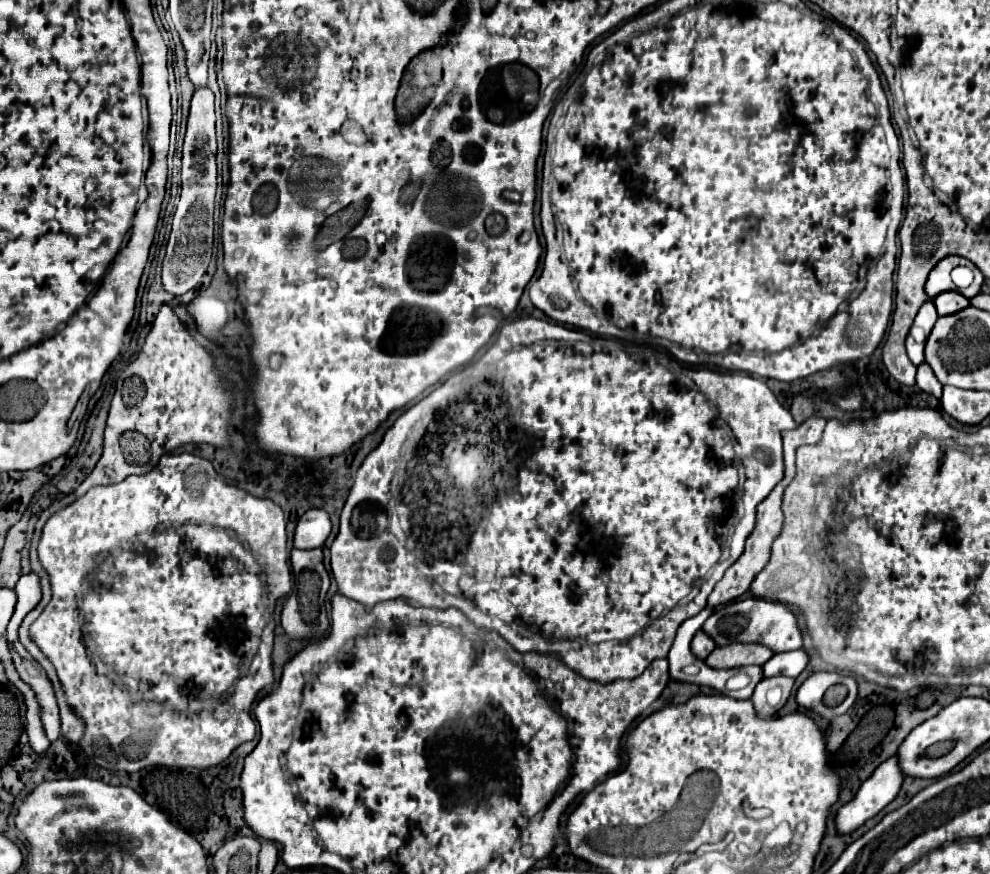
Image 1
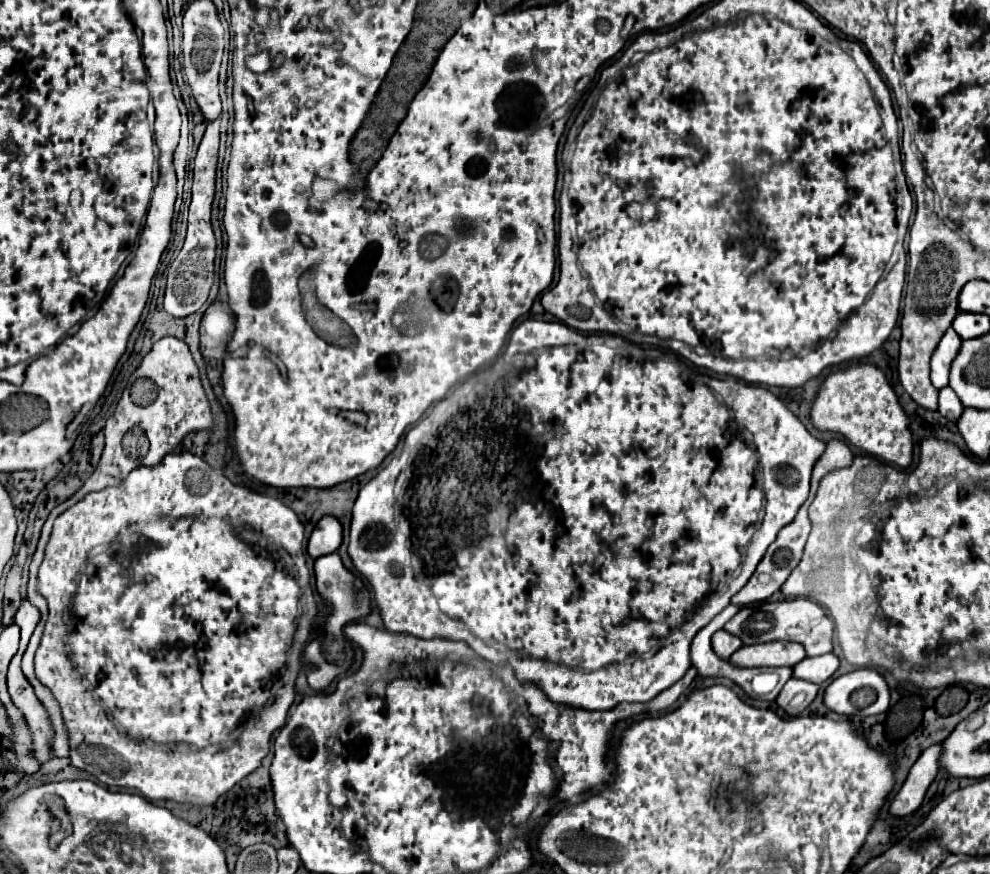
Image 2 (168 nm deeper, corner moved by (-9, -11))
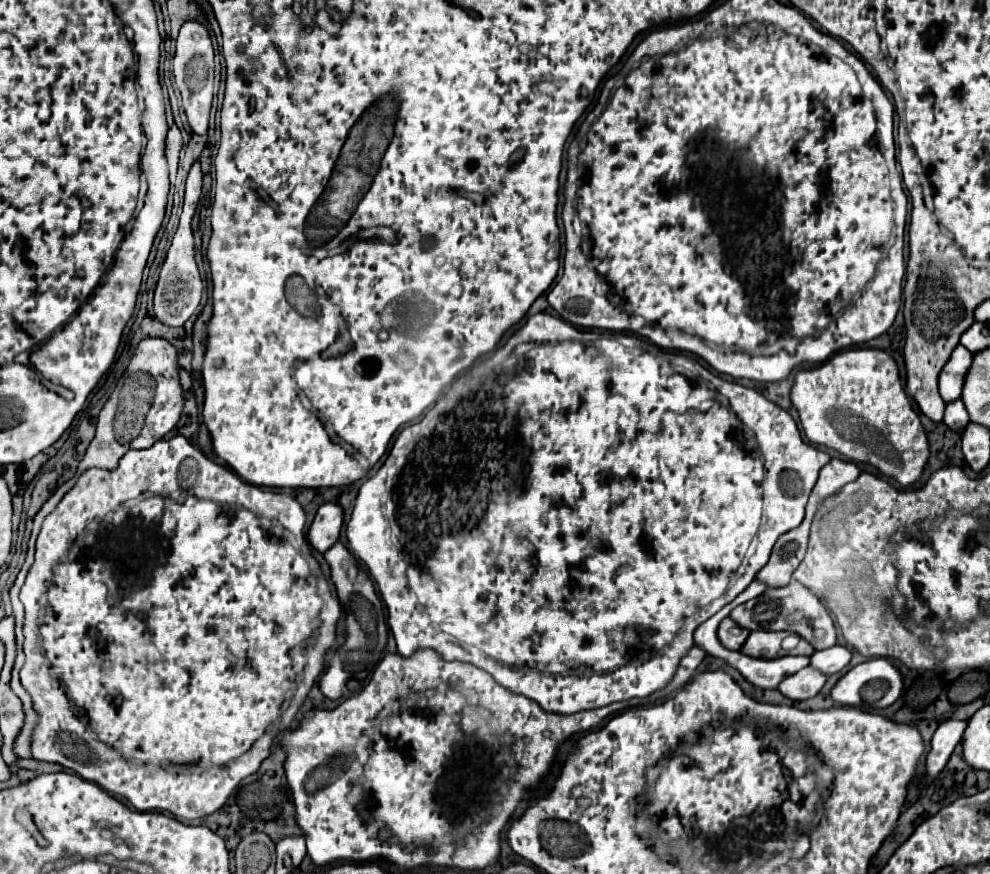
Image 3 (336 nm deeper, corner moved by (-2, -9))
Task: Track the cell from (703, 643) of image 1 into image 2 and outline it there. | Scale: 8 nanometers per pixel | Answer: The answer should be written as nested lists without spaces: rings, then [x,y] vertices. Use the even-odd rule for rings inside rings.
[[[719,630],[713,634],[713,650],[717,652],[717,656],[723,656],[723,658],[729,658],[735,650],[741,648],[741,640],[739,638],[733,638],[731,634],[727,634],[725,630]]]

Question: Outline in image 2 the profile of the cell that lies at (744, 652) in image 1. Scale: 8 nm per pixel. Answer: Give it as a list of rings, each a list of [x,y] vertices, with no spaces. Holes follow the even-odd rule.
[[[765,642],[753,646],[741,646],[731,654],[729,662],[741,668],[761,668],[761,666],[795,666],[805,658],[801,644],[793,642]]]

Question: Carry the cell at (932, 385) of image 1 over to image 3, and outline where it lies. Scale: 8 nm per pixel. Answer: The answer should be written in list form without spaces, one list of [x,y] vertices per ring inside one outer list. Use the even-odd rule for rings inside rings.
[[[954,402],[954,404],[948,404],[948,406],[946,406],[944,424],[946,424],[950,430],[962,434],[962,430],[970,424],[968,412],[966,412],[966,408],[964,408],[962,402]]]

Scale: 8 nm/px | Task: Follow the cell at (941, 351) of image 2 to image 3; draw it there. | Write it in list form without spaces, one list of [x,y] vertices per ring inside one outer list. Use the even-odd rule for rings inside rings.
[[[964,346],[954,348],[938,382],[944,402],[954,402],[962,398],[964,380],[966,380],[966,372],[970,370],[970,366],[972,366],[972,352],[968,352]]]

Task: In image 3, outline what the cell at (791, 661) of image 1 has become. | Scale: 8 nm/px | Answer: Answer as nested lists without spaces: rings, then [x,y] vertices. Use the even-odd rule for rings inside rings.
[[[836,644],[832,648],[814,652],[812,660],[810,660],[810,666],[820,668],[822,672],[828,672],[828,676],[830,676],[830,674],[840,672],[844,666],[848,666],[850,660],[852,660],[852,652],[846,646]]]

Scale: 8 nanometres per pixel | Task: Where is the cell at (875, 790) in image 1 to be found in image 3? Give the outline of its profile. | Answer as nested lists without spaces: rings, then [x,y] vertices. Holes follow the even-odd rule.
[[[946,720],[938,726],[930,744],[930,752],[926,756],[928,780],[936,778],[936,774],[946,766],[956,744],[962,740],[966,726],[968,726],[968,720]]]

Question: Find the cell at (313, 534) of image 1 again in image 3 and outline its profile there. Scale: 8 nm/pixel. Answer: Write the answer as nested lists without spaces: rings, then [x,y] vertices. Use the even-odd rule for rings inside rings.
[[[326,502],[316,512],[316,518],[308,532],[308,542],[318,552],[326,552],[340,538],[342,522],[344,522],[344,508],[336,502]]]

